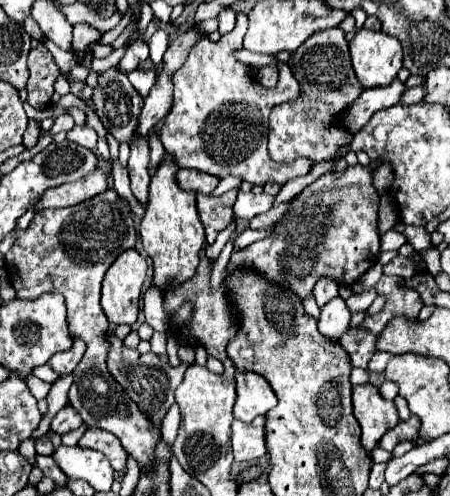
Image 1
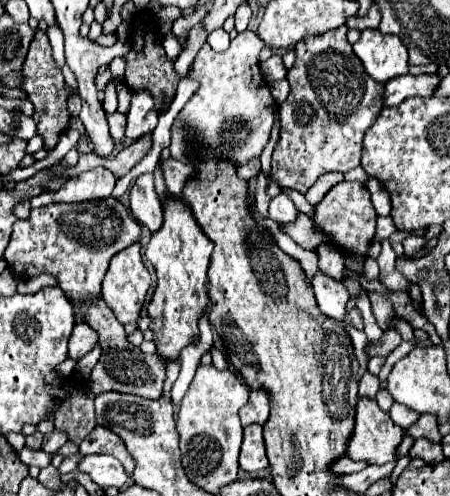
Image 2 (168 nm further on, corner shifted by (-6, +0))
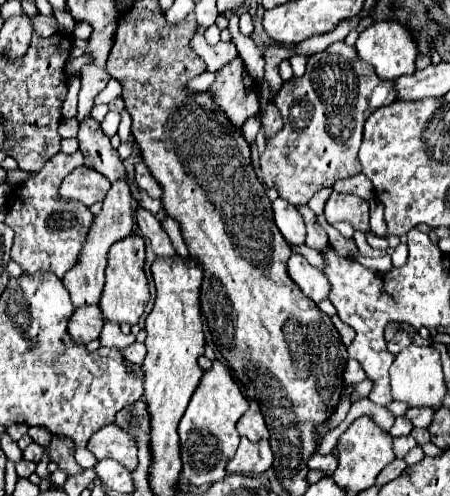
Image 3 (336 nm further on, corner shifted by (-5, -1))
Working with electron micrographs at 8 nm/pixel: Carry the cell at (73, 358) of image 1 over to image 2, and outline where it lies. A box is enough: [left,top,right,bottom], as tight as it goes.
[69,321,99,359]

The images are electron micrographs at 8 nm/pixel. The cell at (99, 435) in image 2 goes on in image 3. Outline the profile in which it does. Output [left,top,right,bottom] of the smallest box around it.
[86,424,138,470]

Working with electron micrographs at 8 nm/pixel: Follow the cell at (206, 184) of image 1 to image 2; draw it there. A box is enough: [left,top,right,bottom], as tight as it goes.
[159,157,195,199]

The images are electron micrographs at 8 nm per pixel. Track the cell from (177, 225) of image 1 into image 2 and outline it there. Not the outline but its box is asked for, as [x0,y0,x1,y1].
[145,199,213,361]

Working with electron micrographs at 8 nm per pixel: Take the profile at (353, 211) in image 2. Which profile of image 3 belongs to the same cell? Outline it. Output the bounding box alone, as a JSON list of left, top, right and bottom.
[324,192,370,232]

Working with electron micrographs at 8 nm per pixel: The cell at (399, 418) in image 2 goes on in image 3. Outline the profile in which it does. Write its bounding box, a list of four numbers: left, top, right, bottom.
[404,408,434,428]

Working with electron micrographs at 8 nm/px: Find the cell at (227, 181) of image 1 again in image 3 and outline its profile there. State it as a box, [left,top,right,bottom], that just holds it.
[242,116,260,146]

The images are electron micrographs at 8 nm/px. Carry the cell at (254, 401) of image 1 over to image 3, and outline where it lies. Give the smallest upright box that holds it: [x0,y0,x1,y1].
[238,400,268,442]

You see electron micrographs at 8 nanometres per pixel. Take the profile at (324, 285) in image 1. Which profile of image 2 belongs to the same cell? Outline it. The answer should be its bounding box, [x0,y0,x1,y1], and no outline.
[317,243,345,281]

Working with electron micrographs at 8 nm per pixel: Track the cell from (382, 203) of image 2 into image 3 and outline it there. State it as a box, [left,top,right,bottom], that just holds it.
[370,198,388,238]

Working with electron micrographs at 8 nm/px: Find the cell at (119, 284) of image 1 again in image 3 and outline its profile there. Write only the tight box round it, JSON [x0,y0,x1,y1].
[100,234,150,324]

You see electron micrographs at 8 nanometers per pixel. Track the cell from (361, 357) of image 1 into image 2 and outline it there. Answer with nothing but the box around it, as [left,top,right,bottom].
[367,329,401,357]

